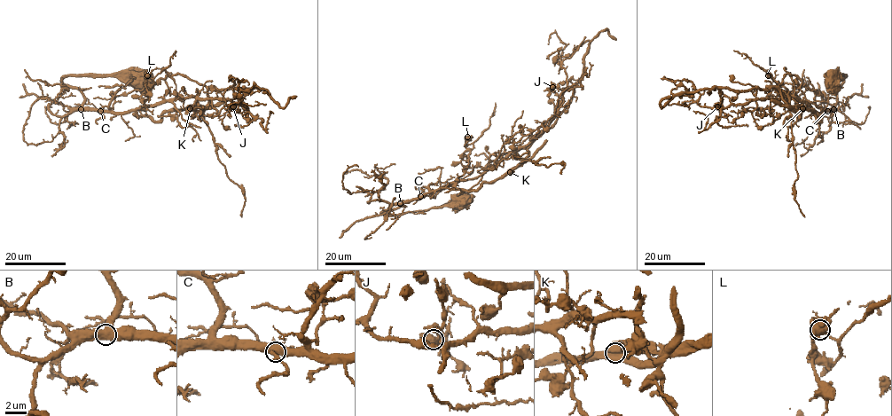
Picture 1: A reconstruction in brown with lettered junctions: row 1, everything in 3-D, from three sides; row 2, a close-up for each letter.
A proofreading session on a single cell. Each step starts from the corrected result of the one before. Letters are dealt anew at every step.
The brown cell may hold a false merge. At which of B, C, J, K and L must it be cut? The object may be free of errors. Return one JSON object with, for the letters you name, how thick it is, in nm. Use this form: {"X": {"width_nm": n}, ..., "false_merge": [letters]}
{"K": {"width_nm": 750}, "false_merge": ["K"]}

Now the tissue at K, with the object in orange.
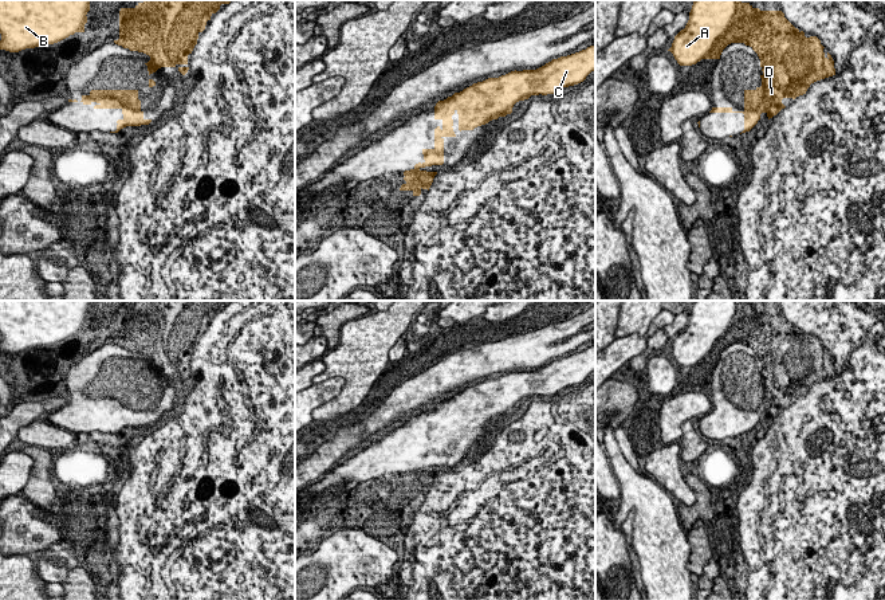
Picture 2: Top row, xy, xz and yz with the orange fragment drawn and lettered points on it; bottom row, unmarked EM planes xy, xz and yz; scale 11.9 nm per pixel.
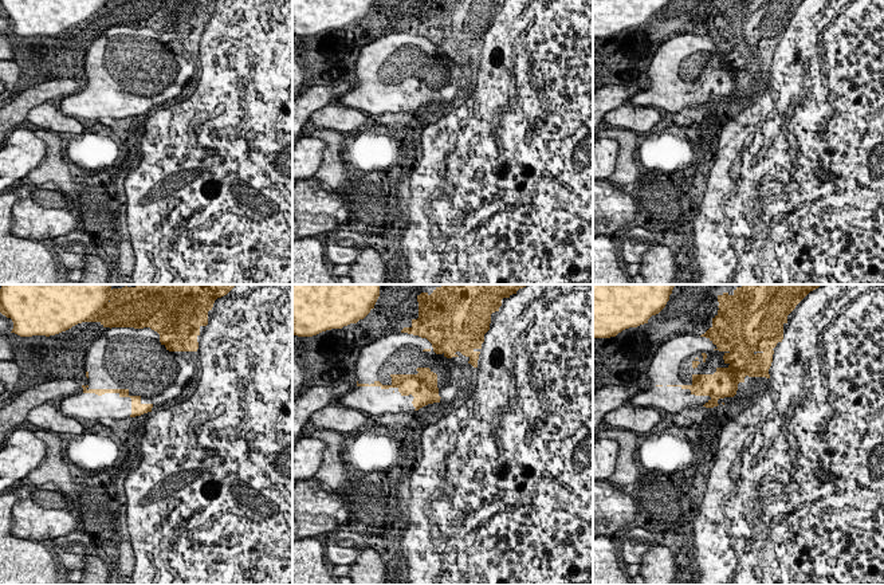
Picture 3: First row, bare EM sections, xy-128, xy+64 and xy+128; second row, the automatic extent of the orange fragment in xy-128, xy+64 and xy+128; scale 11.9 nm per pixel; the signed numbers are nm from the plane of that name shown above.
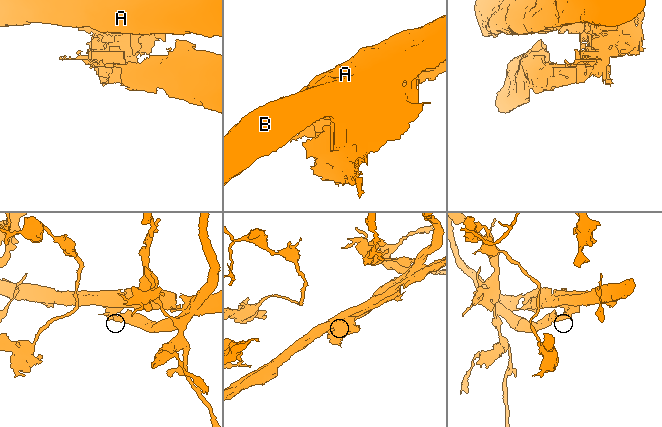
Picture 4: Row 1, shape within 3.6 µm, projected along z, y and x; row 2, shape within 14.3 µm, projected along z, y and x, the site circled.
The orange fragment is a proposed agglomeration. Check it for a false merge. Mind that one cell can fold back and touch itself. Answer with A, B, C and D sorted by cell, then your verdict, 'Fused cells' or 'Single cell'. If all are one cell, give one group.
Groups: A B D / C. Fused cells

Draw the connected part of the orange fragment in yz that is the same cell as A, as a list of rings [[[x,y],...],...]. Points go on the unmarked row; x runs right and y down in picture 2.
[[[695,301],[685,329],[674,337],[668,352],[680,366],[692,366],[701,360],[720,360],[731,344],[750,346],[760,360],[762,387],[744,391],[744,411],[756,421],[762,413],[770,420],[784,409],[783,399],[795,400],[806,395],[811,384],[835,376],[834,361],[823,353],[825,348],[817,337],[806,338],[782,311],[760,311],[742,301]]]

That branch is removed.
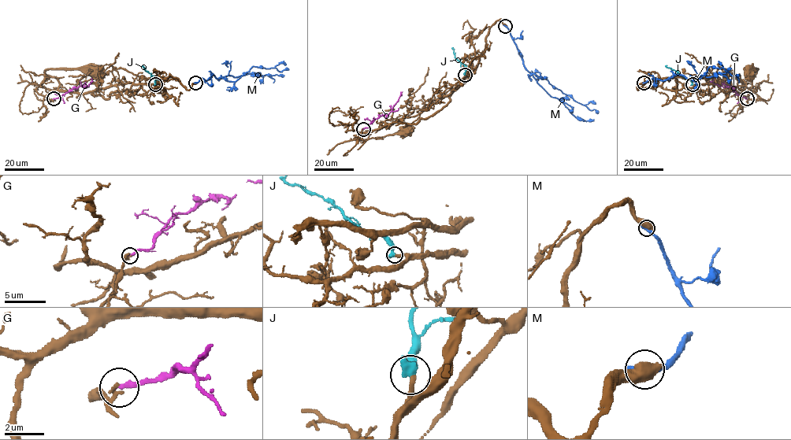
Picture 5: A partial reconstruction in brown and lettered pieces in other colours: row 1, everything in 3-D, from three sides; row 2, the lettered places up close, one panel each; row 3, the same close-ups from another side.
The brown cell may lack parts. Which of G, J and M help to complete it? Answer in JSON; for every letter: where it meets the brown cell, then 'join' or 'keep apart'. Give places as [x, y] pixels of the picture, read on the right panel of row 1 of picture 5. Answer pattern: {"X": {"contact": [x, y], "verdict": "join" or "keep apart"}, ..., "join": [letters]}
{"G": {"contact": [747, 98], "verdict": "keep apart"}, "J": {"contact": [692, 84], "verdict": "join"}, "M": {"contact": [644, 83], "verdict": "keep apart"}, "join": ["J"]}

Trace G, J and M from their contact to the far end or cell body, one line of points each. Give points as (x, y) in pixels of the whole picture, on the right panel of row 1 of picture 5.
G: (746, 98), (737, 94), (731, 86), (718, 86), (711, 81), (713, 79)
J: (692, 84), (689, 79), (665, 65)
M: (644, 83), (653, 79), (664, 80), (676, 75), (696, 81), (710, 66), (723, 68), (728, 72), (731, 68)

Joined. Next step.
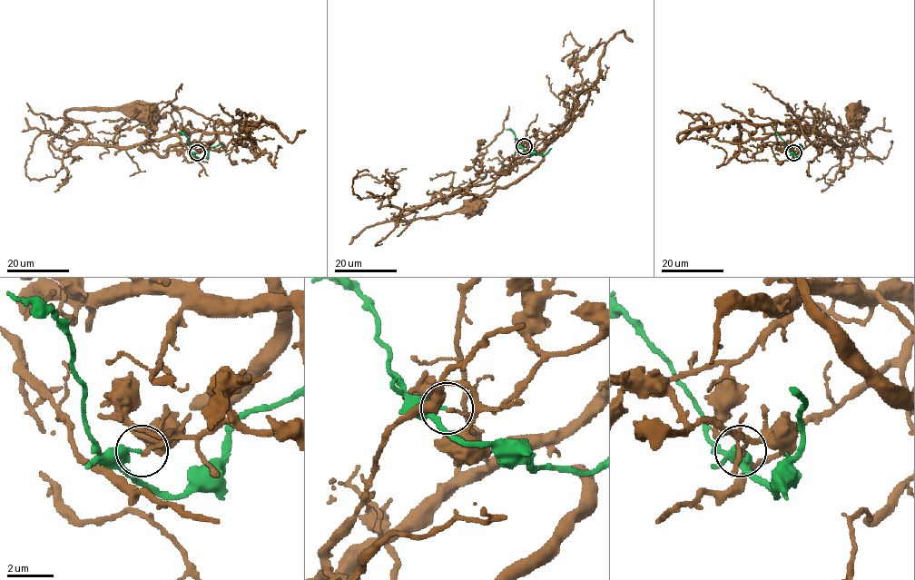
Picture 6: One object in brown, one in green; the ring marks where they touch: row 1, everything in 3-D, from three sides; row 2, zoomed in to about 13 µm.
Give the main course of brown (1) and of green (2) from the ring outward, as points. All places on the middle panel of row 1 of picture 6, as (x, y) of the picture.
1: (525, 146), (554, 133), (539, 150), (488, 182), (469, 184), (393, 218), (411, 221), (474, 211), (474, 207)
2: (524, 146), (536, 155), (544, 155), (551, 148)

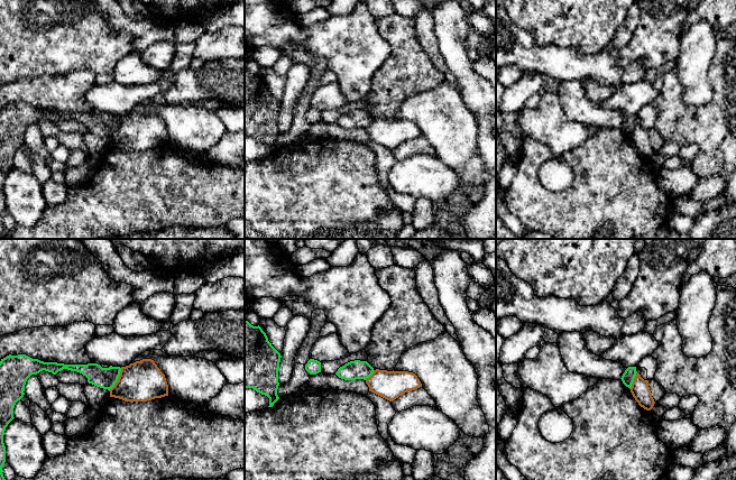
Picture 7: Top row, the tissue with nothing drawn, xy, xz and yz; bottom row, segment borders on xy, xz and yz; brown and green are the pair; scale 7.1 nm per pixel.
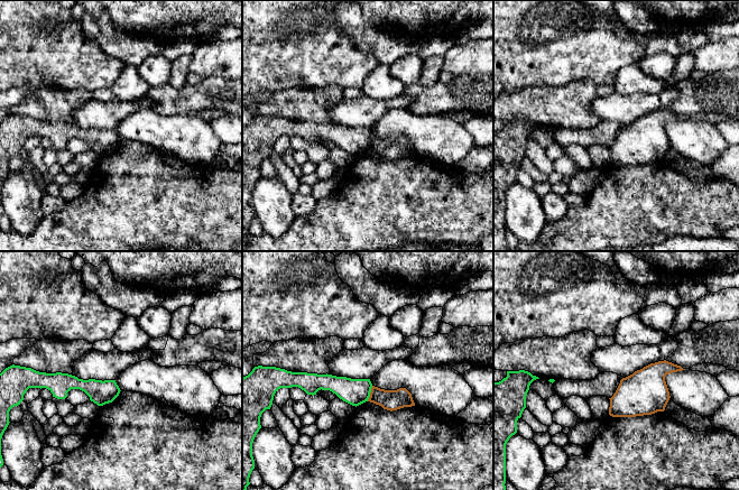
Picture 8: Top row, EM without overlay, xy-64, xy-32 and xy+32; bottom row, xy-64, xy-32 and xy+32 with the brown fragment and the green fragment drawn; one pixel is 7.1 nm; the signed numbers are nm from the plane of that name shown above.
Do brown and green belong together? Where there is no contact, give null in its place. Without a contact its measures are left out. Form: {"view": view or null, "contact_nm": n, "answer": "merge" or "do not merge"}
{"view": "xy", "contact_nm": 190, "answer": "do not merge"}

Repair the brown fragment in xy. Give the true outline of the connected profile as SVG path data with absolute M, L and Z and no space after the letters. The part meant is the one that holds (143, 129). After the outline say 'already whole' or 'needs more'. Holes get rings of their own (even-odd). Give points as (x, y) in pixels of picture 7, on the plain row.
M151 108L121 116L118 130L110 138L110 146L125 150L147 150L165 145L168 145L165 123Z; already whole

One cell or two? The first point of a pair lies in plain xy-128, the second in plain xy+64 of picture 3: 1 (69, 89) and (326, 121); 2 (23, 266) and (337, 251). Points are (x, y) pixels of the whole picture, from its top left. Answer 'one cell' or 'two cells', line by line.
1: two cells
2: two cells

